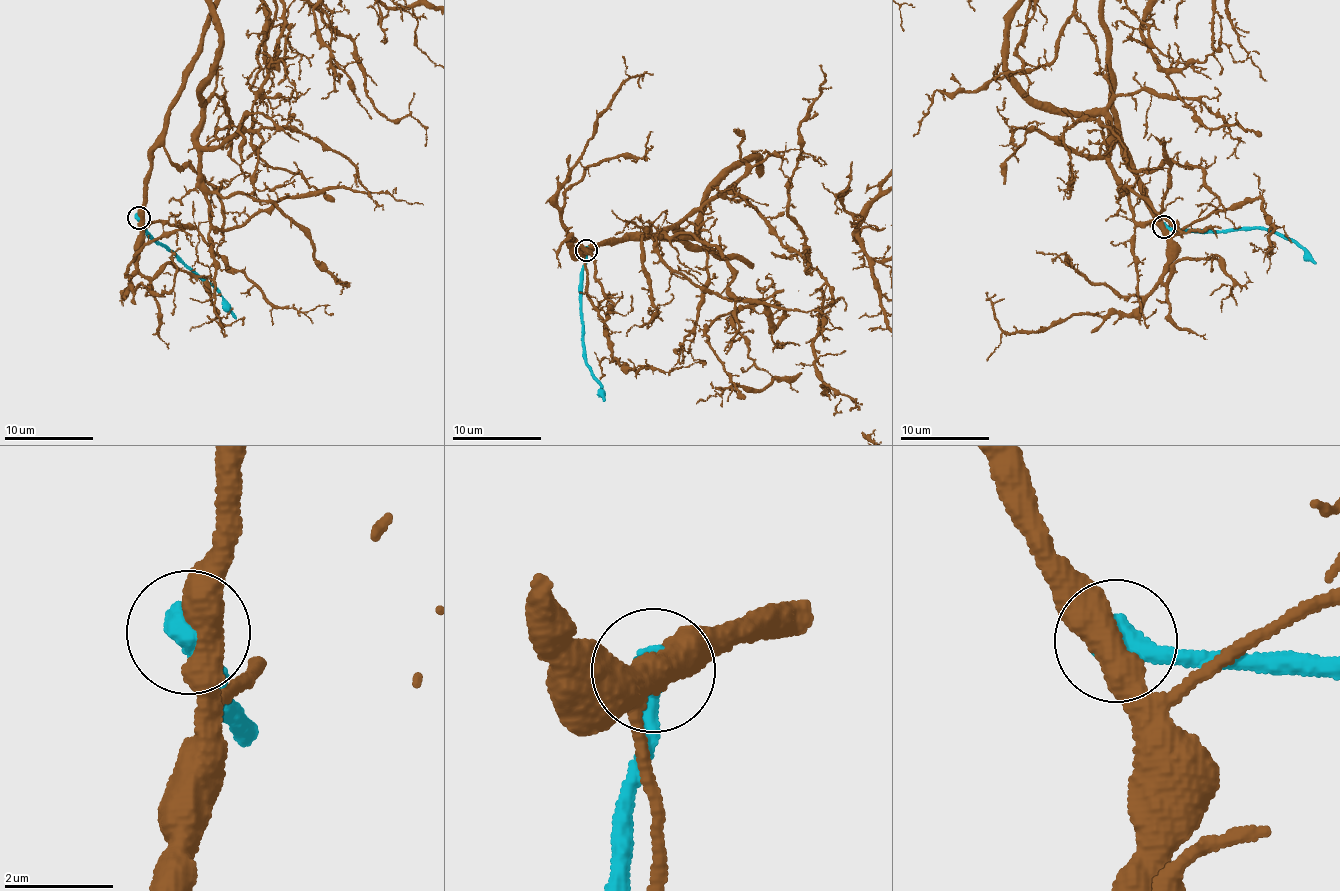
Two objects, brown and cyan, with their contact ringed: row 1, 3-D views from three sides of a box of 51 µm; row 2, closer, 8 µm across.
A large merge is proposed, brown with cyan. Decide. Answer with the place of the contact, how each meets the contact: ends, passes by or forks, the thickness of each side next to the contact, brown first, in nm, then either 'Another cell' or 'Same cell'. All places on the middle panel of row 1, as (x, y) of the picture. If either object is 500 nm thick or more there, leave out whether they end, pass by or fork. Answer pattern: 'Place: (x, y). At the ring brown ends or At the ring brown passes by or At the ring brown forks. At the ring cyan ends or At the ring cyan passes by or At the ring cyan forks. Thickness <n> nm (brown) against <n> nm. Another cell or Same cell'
Place: (586, 250). Thickness 500 nm (brown) against 550 nm. Another cell

